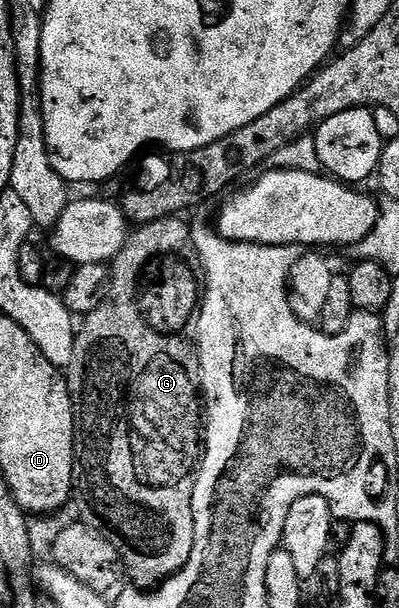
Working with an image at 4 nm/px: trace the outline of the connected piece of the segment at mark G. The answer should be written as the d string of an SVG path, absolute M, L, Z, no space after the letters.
M168 217L164 219L157 219L153 223L143 223L140 224L130 234L129 238L126 239L125 244L123 245L121 252L117 254L116 257L111 261L111 274L109 276L109 281L107 284L107 294L102 298L101 302L98 303L94 311L88 312L85 315L85 324L83 329L79 332L76 332L74 341L73 341L73 356L69 362L67 368L67 378L69 380L69 392L71 393L71 401L73 402L73 423L74 423L74 435L73 435L73 477L75 480L75 499L78 499L81 502L81 515L80 518L84 522L90 525L100 525L106 532L112 533L122 544L126 543L135 554L129 559L129 575L134 584L141 589L153 589L158 585L165 582L165 580L170 579L173 575L173 572L182 566L183 563L186 563L190 557L191 549L193 548L193 542L195 541L195 521L193 520L193 481L197 473L197 468L203 454L203 403L199 398L199 376L201 374L201 362L197 360L195 354L195 343L192 338L189 339L185 336L185 330L190 330L191 324L194 322L195 316L199 311L199 300L203 295L203 287L199 282L199 271L195 264L198 262L197 252L193 246L193 236L191 234L191 227L188 227L187 224L181 220L181 217Z

